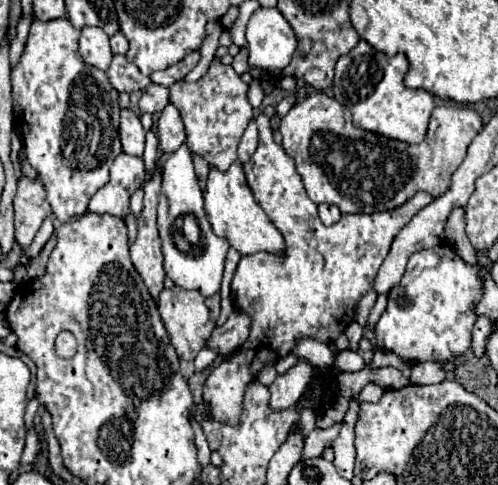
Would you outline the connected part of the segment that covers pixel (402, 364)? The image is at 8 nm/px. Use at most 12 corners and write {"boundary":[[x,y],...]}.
{"boundary":[[376,350],[370,368],[394,366],[408,370],[406,360],[400,360],[392,352]]}

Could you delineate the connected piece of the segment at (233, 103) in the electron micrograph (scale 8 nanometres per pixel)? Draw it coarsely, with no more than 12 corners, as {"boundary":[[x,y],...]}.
{"boundary":[[218,58],[170,86],[190,152],[228,170],[252,106]]}

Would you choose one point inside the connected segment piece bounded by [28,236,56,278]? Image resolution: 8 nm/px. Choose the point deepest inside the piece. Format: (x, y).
(38, 267)

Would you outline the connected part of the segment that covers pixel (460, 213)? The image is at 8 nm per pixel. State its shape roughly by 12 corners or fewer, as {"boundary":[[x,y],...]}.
{"boundary":[[454,208],[444,234],[454,250],[468,262],[476,252],[466,236],[464,208]]}

